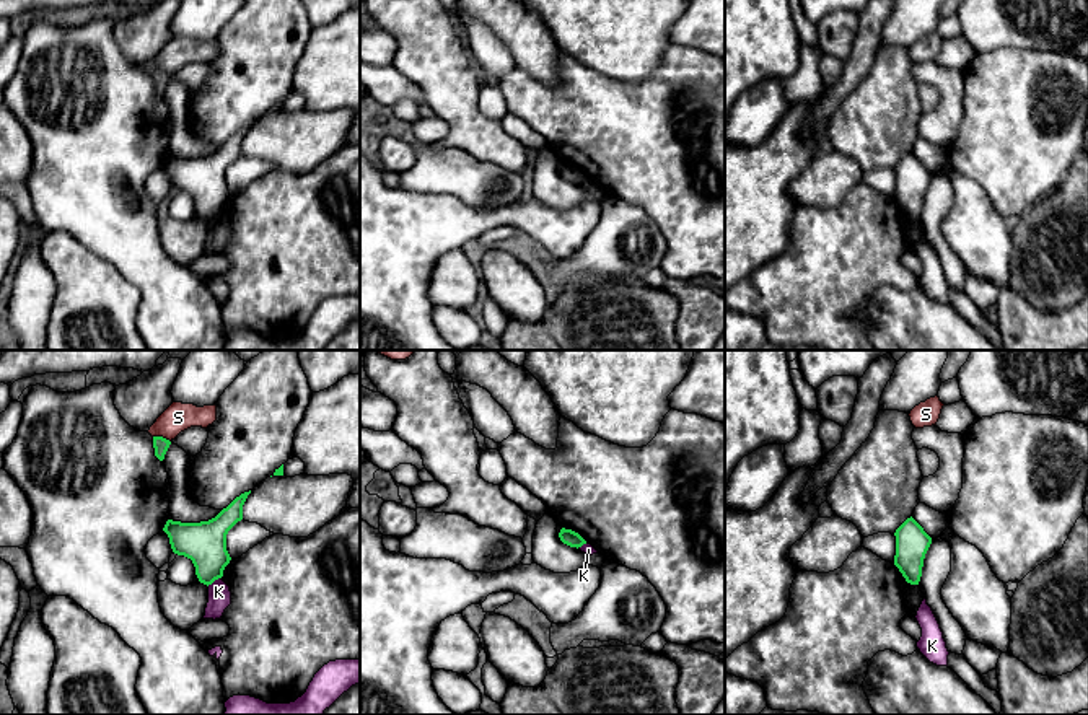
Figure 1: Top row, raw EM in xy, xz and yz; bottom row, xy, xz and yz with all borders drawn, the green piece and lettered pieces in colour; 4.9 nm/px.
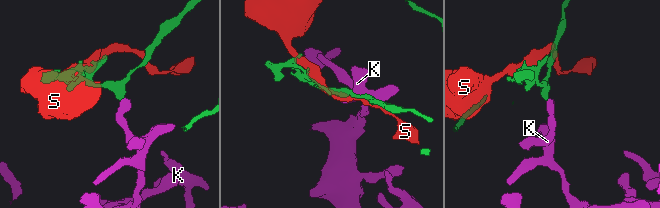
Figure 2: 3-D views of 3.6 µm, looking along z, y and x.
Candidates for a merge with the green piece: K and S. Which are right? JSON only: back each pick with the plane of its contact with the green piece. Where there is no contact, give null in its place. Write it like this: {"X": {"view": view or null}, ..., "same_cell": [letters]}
{"same_cell": []}

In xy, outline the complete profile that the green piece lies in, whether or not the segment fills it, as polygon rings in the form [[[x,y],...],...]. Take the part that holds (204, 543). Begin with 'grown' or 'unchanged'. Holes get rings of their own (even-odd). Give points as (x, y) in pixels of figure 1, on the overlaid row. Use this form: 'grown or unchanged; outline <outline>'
unchanged; outline [[[251,490],[236,497],[208,521],[166,521],[163,531],[169,537],[173,552],[192,560],[200,583],[208,586],[223,577],[223,570],[231,560],[226,551],[226,534],[243,520],[243,505],[249,493]]]

